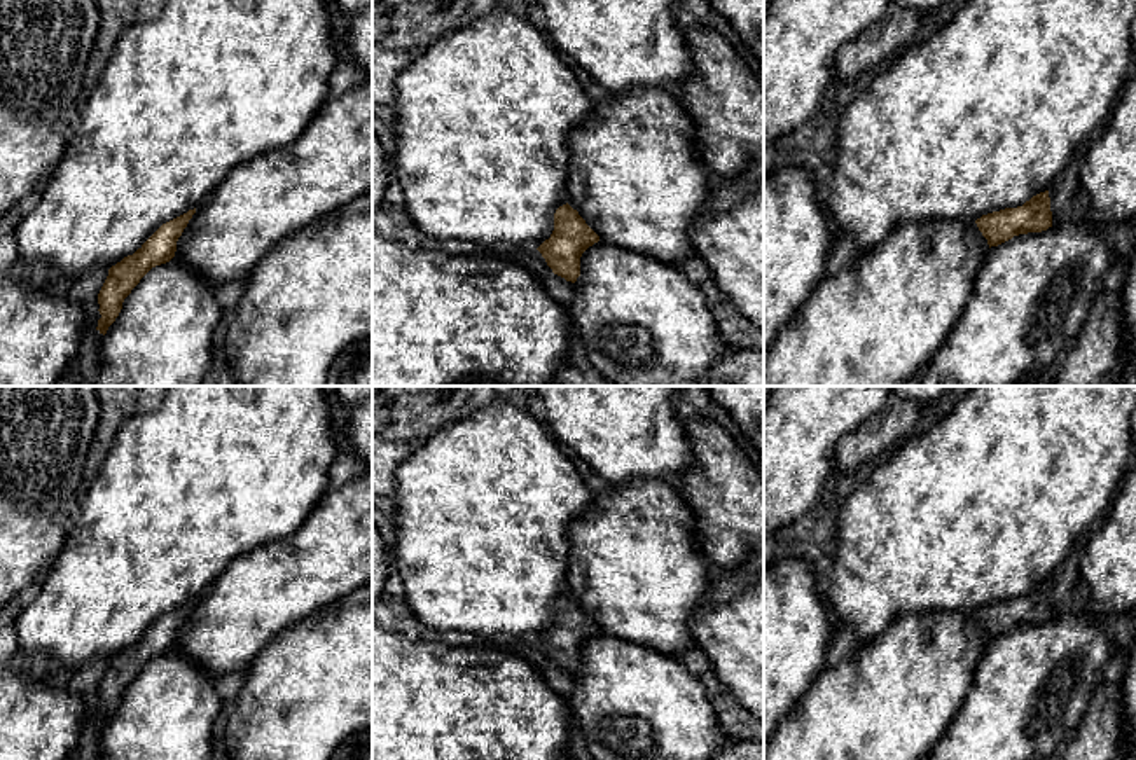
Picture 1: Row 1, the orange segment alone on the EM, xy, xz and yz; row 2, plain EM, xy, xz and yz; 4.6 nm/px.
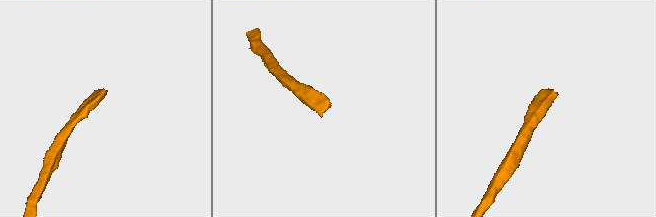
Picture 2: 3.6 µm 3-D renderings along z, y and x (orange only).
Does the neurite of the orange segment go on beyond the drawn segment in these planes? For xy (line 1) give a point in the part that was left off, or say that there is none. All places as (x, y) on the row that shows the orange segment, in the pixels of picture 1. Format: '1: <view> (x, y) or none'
1: none

